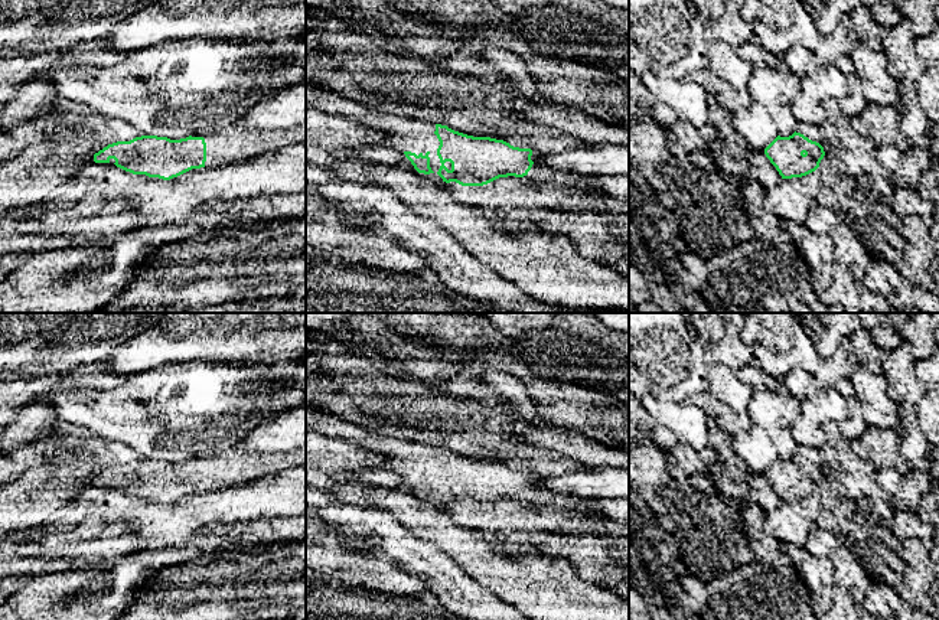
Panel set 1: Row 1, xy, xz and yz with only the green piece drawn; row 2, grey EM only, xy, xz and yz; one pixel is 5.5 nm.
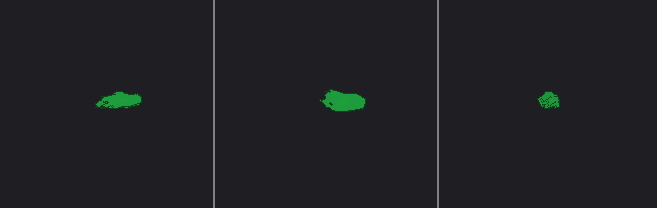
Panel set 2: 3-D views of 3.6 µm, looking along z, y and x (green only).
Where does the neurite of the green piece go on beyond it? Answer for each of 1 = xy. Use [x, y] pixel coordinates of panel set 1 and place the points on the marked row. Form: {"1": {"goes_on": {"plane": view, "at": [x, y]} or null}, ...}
{"1": {"goes_on": {"plane": "xy", "at": [240, 142]}}}

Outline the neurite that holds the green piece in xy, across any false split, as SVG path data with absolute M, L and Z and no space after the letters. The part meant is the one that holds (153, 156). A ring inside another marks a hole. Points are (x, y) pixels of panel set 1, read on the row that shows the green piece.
M238 123L206 140L192 136L180 140L141 136L130 141L117 141L95 153L94 161L114 163L133 174L170 180L192 169L205 167L206 161L228 164L304 143L306 123L273 130Z

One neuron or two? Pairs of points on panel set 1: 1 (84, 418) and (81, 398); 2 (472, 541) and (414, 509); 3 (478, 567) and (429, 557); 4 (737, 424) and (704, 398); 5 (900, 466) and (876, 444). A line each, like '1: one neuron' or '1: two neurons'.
1: one neuron
2: one neuron
3: two neurons
4: one neuron
5: one neuron

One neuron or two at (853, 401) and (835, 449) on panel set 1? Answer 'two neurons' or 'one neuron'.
two neurons

